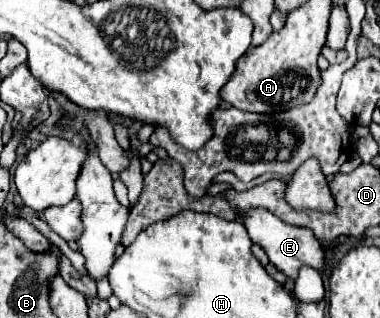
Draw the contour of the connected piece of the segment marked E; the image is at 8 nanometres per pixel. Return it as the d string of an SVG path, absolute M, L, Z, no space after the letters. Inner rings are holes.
M257 208L251 210L251 214L247 214L243 220L239 220L245 224L245 228L249 230L249 236L253 242L261 244L271 260L271 264L275 264L289 280L295 280L299 270L303 266L311 266L317 272L325 272L325 248L323 244L315 238L311 228L301 228L301 226L291 226L285 224L281 220L277 220L277 216L269 214L269 210L265 208Z

